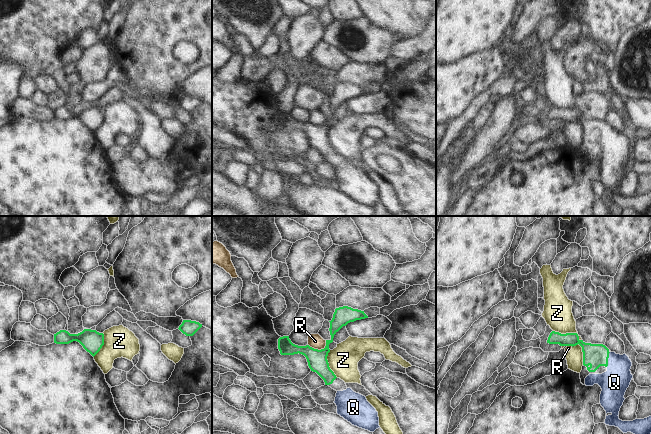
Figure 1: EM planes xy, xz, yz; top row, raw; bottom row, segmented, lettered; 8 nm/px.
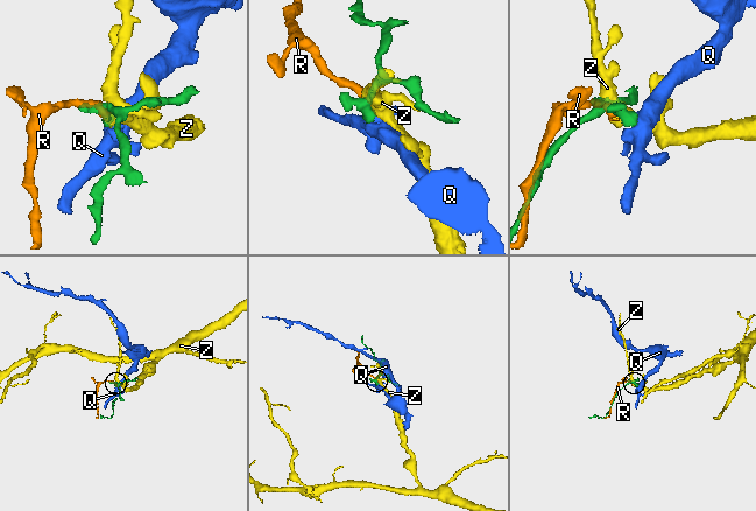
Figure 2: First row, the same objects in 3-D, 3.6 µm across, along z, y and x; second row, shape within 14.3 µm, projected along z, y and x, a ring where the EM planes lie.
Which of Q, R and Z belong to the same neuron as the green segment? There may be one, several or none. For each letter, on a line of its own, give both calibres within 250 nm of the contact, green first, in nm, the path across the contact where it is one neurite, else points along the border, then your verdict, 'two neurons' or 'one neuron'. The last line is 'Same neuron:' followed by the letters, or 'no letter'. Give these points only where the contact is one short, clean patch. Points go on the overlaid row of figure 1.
Q: 190/220 nm | across yz (596, 355), (607, 359), (614, 366), (614, 382) | one neuron
R: 160/120 nm | along xz (326, 340), (326, 345), (320, 349), (312, 348), (308, 344) | two neurons
Z: 160/220 nm | along yz (553, 330), (559, 333), (576, 333), (581, 340) | two neurons
Same neuron: Q

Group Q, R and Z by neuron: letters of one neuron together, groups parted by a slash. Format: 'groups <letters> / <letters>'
groups Q / R Z

